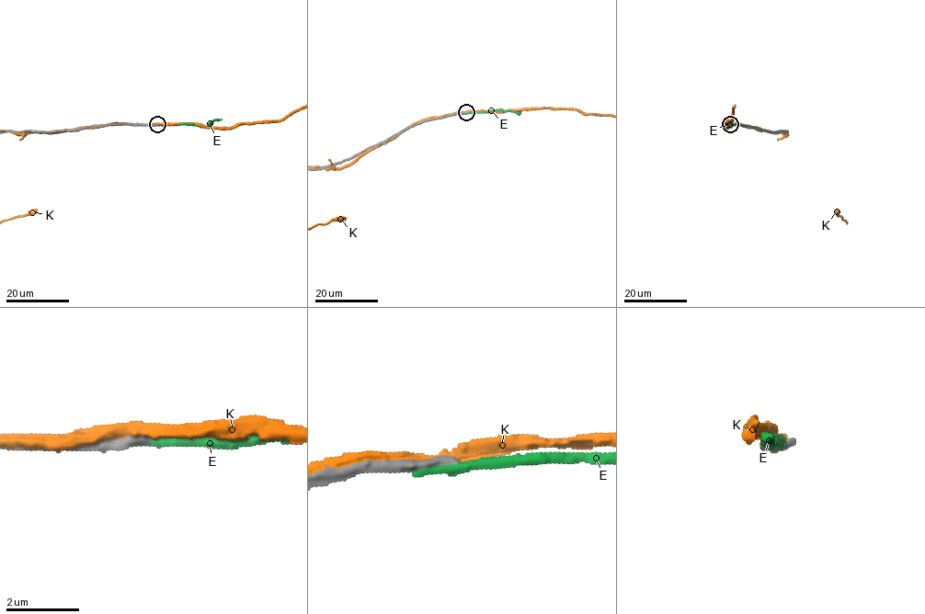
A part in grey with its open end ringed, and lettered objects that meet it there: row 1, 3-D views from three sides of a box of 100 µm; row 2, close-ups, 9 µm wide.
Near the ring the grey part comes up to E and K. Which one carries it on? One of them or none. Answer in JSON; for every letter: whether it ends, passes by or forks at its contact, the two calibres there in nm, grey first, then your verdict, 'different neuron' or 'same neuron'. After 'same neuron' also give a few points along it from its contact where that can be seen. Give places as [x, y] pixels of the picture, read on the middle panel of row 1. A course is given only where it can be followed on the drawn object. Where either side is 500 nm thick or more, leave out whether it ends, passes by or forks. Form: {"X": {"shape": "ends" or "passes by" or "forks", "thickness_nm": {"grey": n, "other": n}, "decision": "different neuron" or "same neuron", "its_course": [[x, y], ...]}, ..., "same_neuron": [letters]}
{"E": {"shape": "ends", "thickness_nm": {"grey": 360, "other": 240}, "decision": "different neuron"}, "K": {"shape": "passes by", "thickness_nm": {"grey": 300, "other": 340}, "decision": "different neuron"}, "same_neuron": []}

